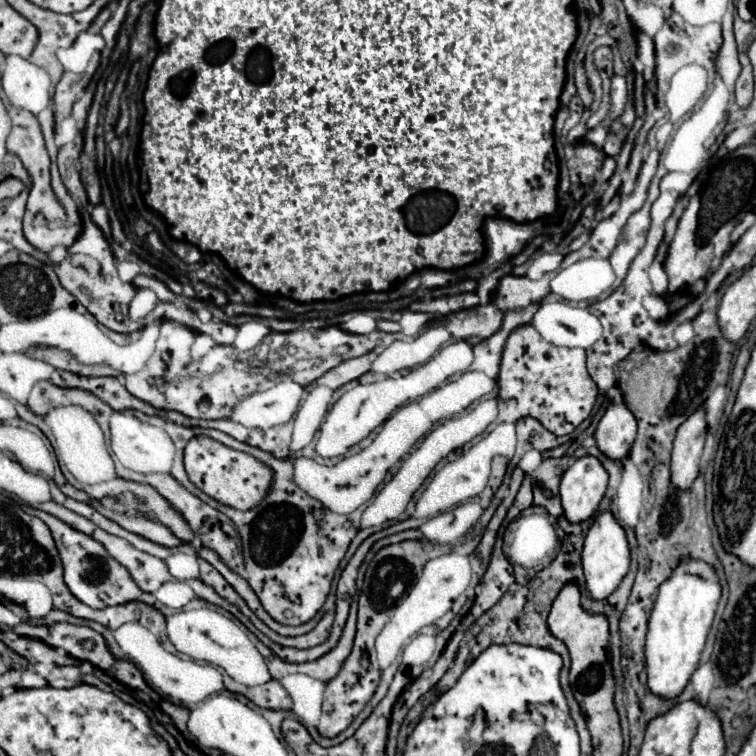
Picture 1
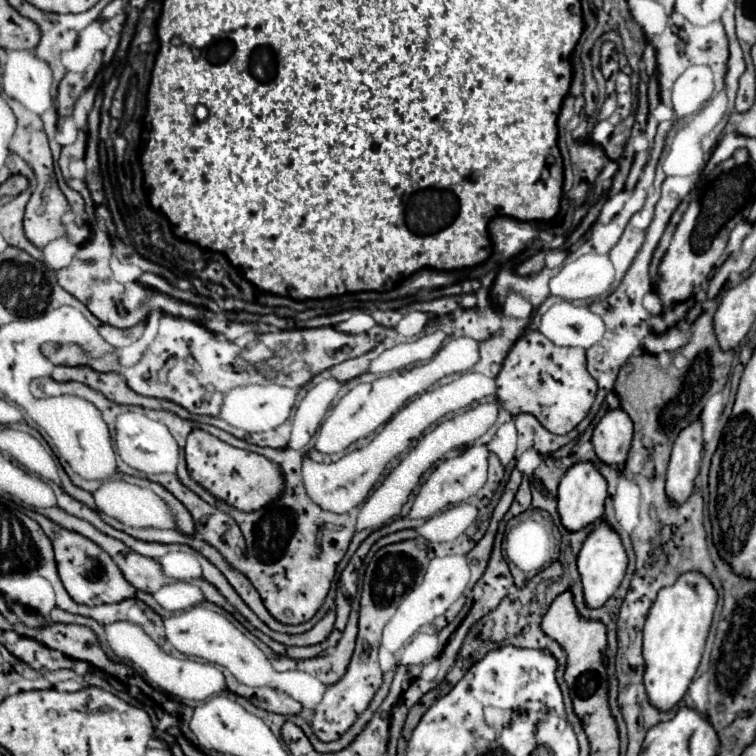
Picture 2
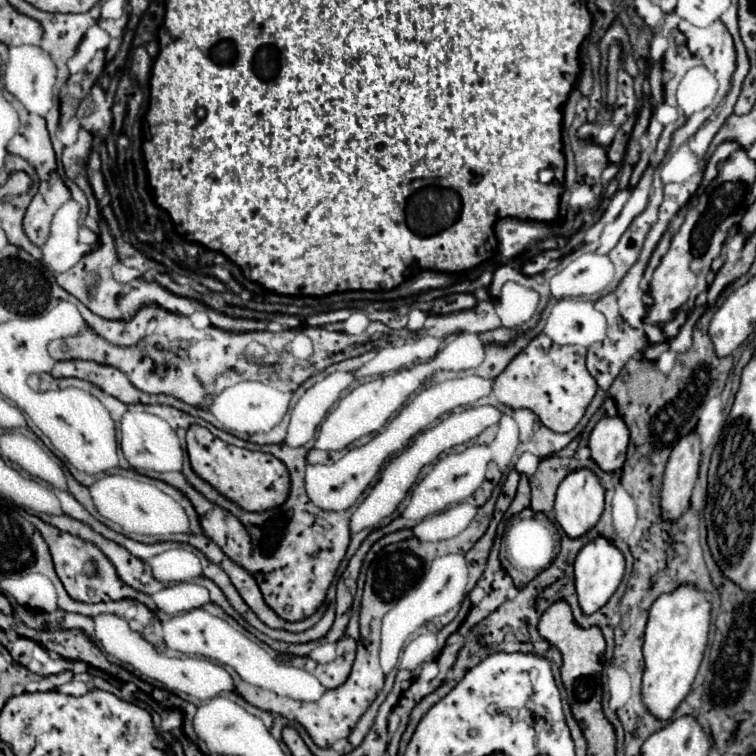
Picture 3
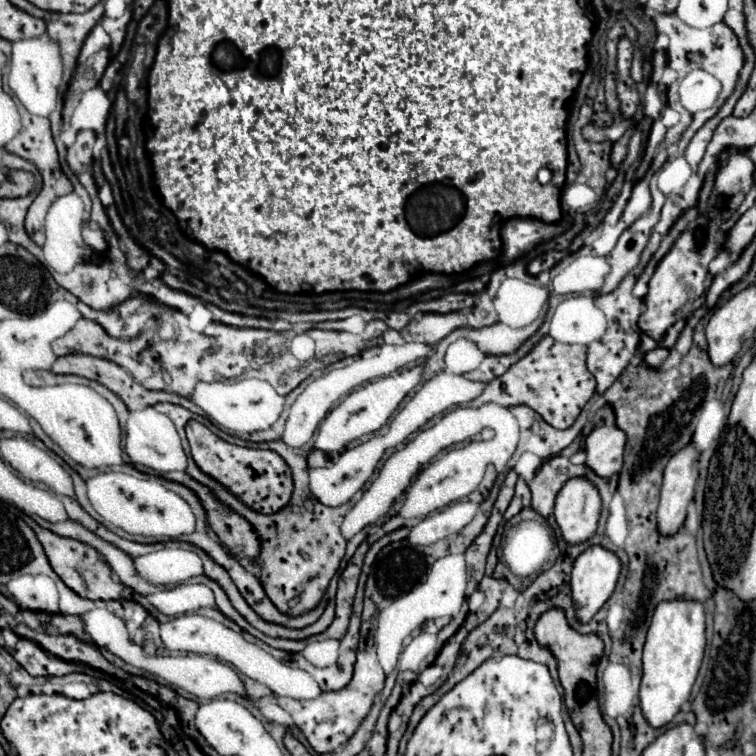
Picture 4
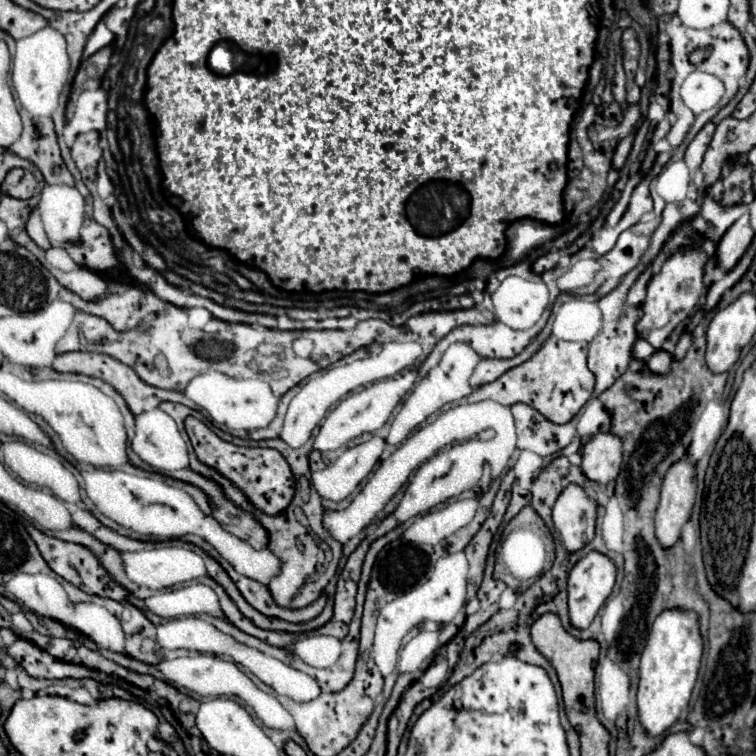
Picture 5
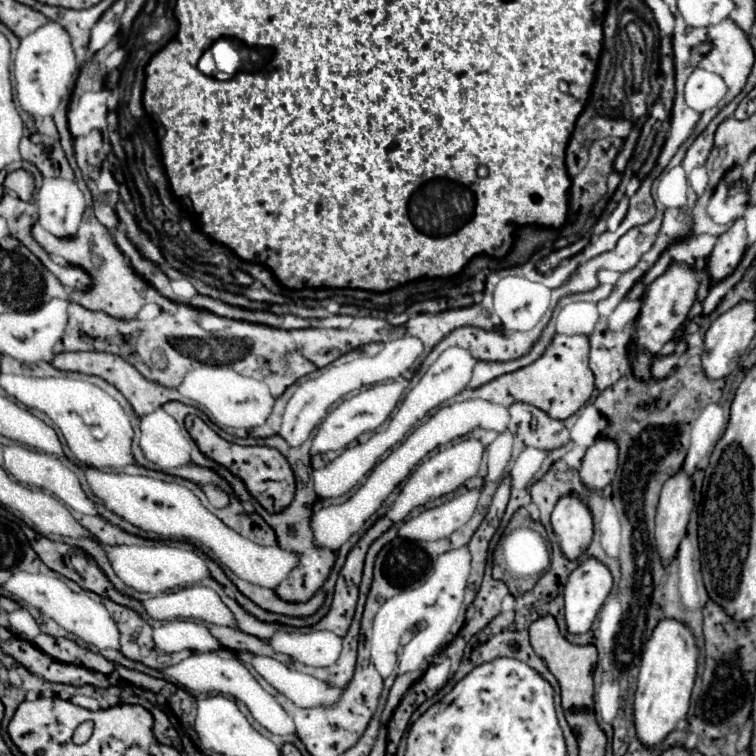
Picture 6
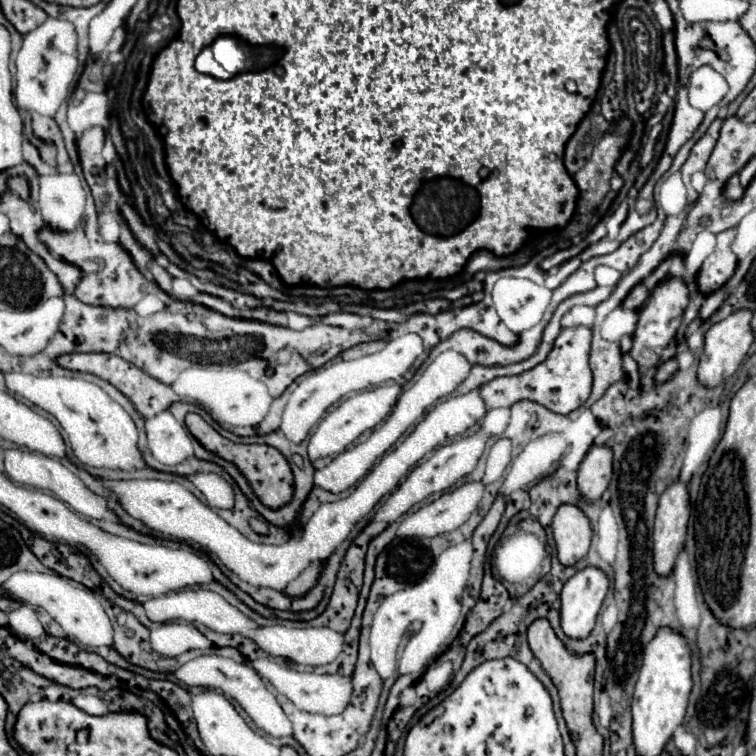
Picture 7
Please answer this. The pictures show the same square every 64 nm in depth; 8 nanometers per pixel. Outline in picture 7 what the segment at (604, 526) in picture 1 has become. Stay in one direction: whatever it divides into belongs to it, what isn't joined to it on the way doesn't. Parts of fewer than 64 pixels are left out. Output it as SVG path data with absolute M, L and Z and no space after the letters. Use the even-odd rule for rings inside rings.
M584 568L564 584L560 594L560 626L568 638L580 640L592 632L608 588L610 582L598 568Z

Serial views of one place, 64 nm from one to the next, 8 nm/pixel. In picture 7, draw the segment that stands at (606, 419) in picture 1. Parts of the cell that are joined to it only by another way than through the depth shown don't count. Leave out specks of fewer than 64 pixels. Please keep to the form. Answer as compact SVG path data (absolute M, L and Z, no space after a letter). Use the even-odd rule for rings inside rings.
M594 446L578 468L578 490L584 502L596 502L608 488L612 478L612 450Z

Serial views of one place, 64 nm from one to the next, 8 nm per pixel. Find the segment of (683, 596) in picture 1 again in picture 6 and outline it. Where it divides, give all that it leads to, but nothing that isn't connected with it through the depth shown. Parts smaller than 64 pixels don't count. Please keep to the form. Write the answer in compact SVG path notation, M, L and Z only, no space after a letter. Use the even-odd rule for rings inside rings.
M662 620L654 628L648 644L644 646L638 686L634 694L634 724L636 736L642 746L646 748L660 746L660 742L686 716L690 692L696 678L696 662L698 648L694 644L692 632L676 620Z

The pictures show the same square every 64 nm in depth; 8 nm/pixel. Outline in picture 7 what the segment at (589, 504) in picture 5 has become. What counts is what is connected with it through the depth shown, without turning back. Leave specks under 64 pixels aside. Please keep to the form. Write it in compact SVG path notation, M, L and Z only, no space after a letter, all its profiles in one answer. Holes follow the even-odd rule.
M564 504L564 508L558 508L552 520L552 530L556 540L558 560L564 566L574 566L578 560L586 556L590 548L592 528L590 520L582 514L582 510Z

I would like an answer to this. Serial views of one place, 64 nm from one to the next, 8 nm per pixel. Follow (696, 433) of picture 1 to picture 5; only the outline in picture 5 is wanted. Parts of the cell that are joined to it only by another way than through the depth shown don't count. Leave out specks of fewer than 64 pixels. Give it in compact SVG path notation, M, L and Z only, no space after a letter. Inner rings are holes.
M688 458L678 460L664 476L662 496L656 510L656 538L662 548L670 548L680 540L682 526L690 518L696 498L694 466Z

